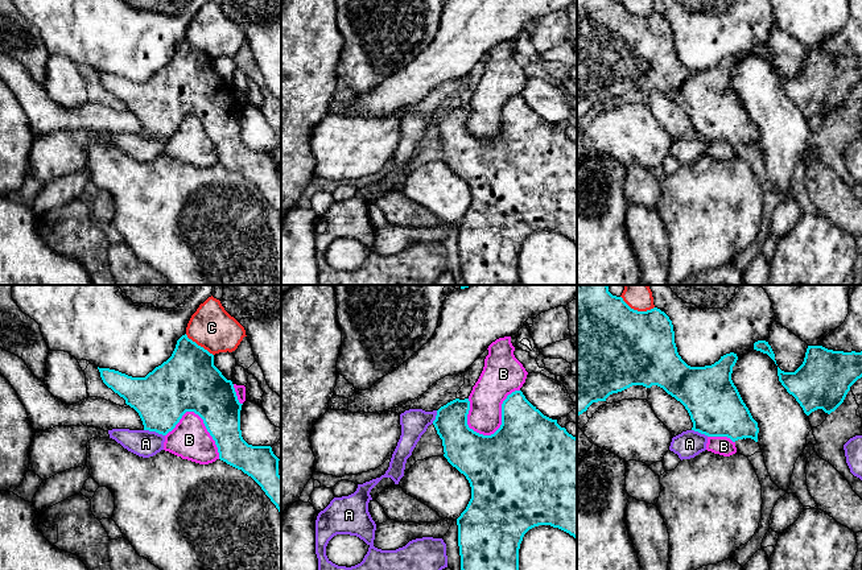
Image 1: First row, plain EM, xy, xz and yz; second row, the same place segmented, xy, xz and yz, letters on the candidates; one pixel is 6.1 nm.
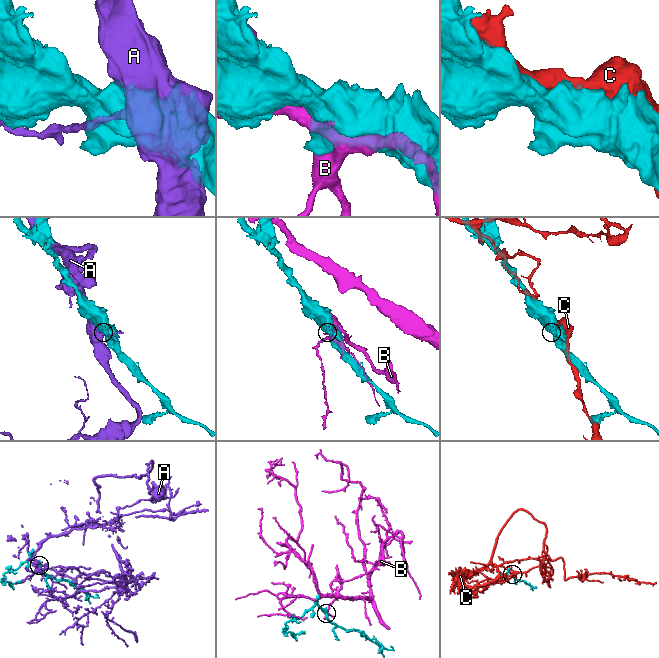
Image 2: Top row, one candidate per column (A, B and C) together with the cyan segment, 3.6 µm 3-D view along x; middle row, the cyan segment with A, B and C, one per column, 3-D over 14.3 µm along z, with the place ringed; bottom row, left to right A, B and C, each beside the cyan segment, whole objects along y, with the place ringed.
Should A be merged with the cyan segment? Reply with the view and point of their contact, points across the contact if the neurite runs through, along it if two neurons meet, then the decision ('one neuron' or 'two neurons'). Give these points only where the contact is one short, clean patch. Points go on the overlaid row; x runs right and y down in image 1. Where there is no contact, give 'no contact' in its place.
xy (155, 430) | one neuron

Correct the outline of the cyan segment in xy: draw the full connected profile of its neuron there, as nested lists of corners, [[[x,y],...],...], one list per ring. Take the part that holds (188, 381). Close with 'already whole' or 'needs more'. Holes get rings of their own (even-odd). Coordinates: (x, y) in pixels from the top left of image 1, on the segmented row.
[[[185,334],[177,340],[172,356],[145,377],[132,377],[110,368],[98,367],[98,369],[103,383],[139,413],[144,430],[166,435],[186,412],[198,414],[215,441],[219,459],[251,476],[281,515],[280,459],[273,454],[271,446],[252,446],[243,439],[240,430],[243,404],[238,400],[232,381],[227,380],[214,365],[213,354]]]; already whole

